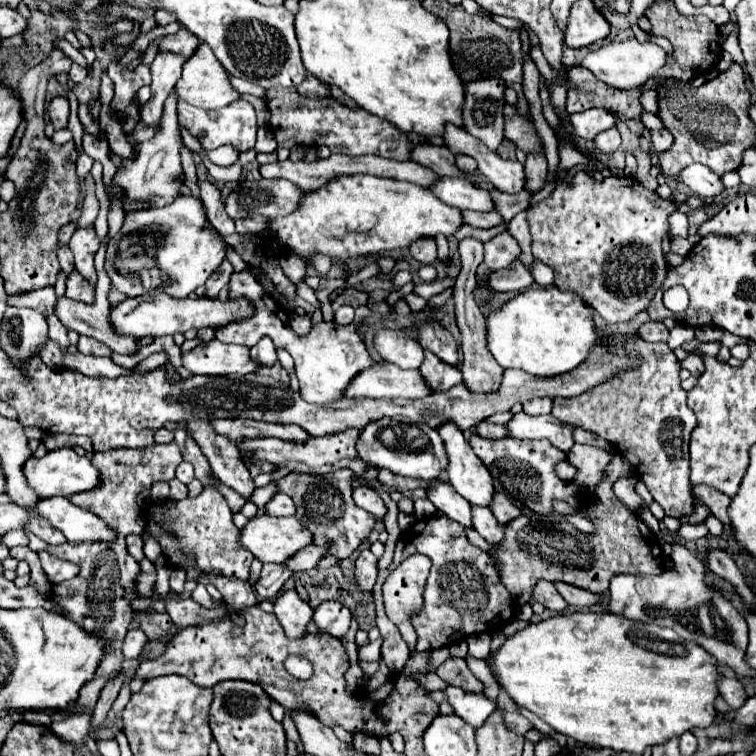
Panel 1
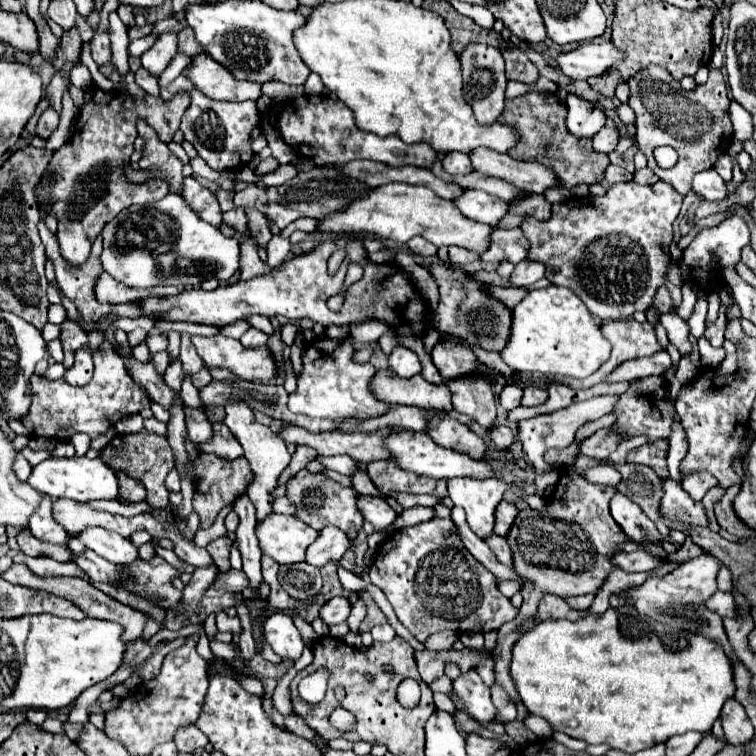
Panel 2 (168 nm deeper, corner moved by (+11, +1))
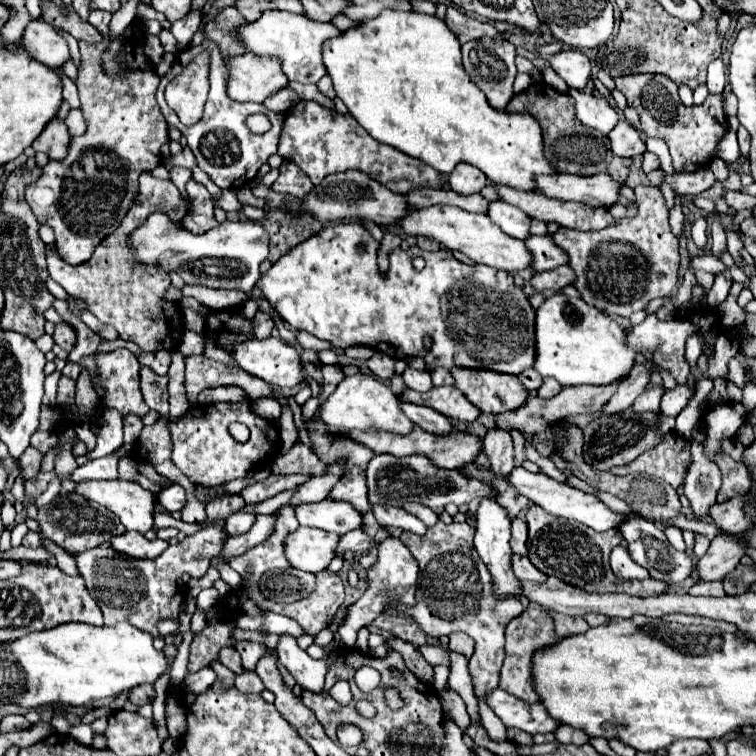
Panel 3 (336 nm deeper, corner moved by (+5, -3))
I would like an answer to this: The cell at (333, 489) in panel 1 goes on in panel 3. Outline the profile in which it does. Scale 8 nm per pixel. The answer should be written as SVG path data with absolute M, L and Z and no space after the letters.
M352 466L338 480L338 486L334 486L334 490L330 492L330 498L348 500L350 504L358 506L358 510L362 514L366 514L370 510L370 502L368 502L368 490L366 490L366 474L364 474L364 470L360 470L358 466Z

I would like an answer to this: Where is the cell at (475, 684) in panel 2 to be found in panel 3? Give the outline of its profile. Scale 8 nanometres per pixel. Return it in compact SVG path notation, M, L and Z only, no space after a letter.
M504 690L490 692L486 700L496 716L504 722L504 726L514 726L528 734L546 734L554 732L560 726L560 722L556 718L550 718L548 710L540 702L528 704L514 698L512 694L506 694Z

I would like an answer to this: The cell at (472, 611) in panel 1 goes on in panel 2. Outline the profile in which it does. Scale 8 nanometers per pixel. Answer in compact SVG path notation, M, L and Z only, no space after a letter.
M434 516L428 522L400 528L380 546L372 566L372 584L380 586L398 620L418 642L440 630L490 632L518 616L518 608L496 588L496 578L464 550L450 518Z

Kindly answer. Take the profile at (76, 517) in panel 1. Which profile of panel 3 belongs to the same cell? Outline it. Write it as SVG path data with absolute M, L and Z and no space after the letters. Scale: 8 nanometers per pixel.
M124 532L122 536L114 536L110 544L114 546L114 550L132 558L156 558L168 548L164 540L150 542L146 540L144 534L138 534L138 532Z

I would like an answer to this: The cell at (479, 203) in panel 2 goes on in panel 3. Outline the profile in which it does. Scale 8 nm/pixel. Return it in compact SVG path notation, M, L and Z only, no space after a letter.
M490 202L488 208L488 216L494 224L498 224L508 236L512 238L520 238L526 240L530 236L530 216L526 212L522 212L520 208L508 204L508 202Z

